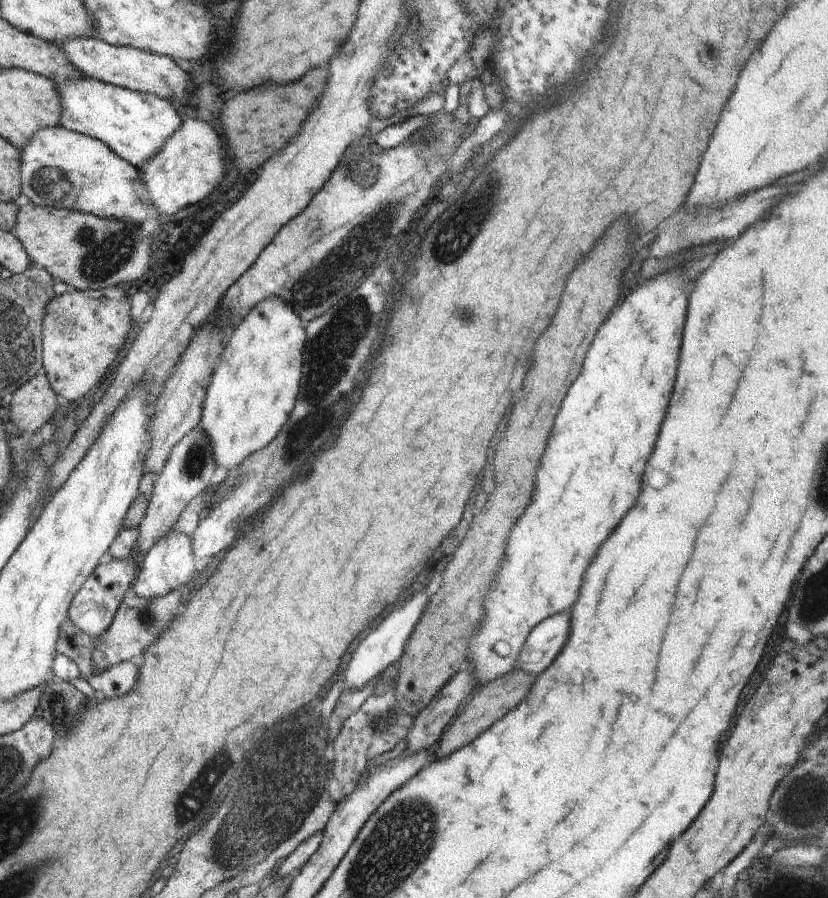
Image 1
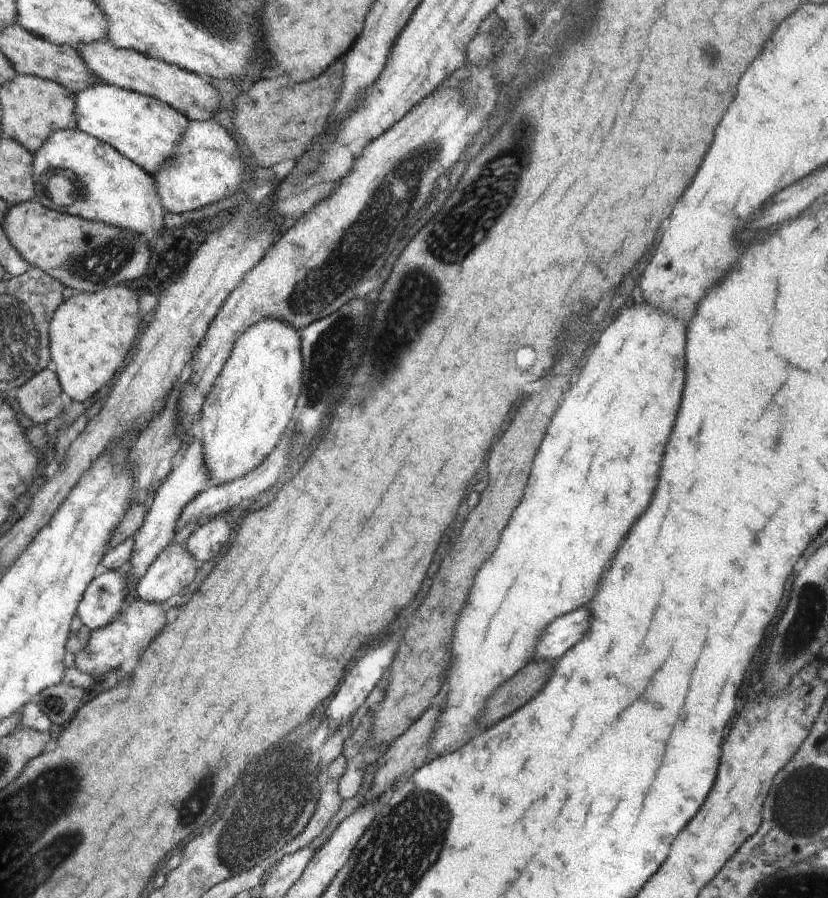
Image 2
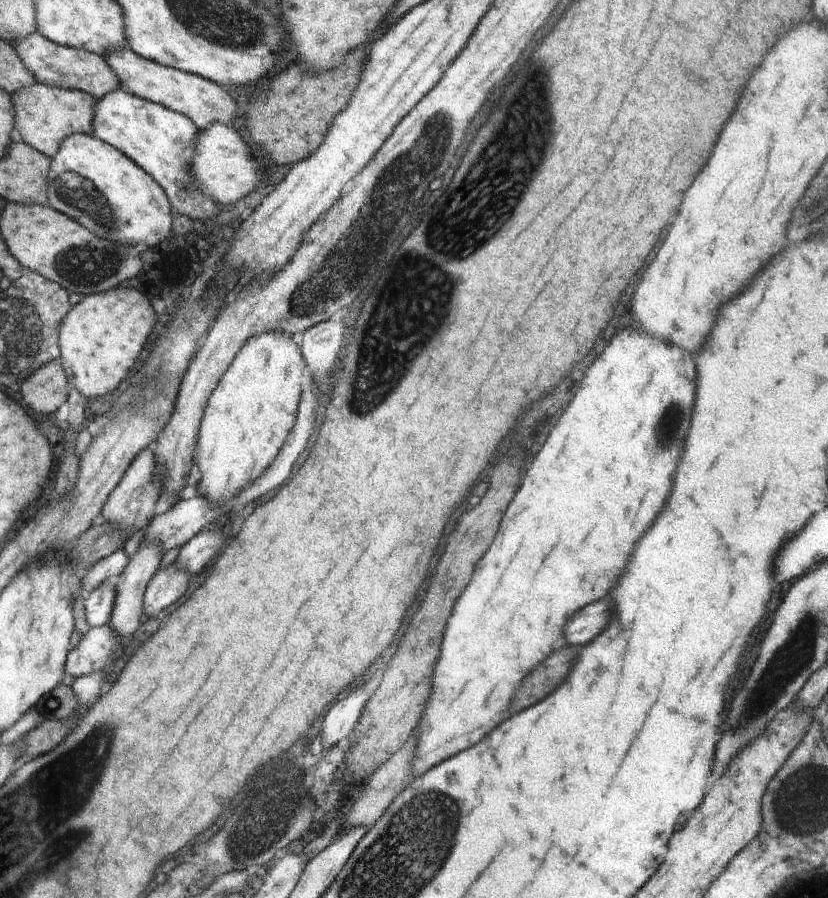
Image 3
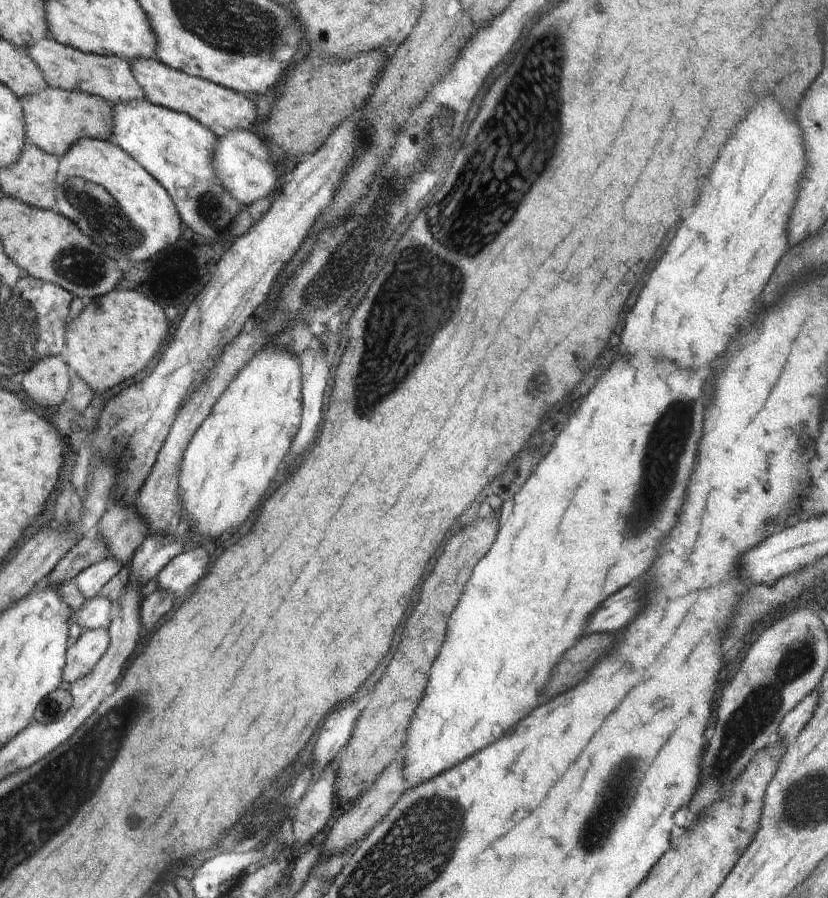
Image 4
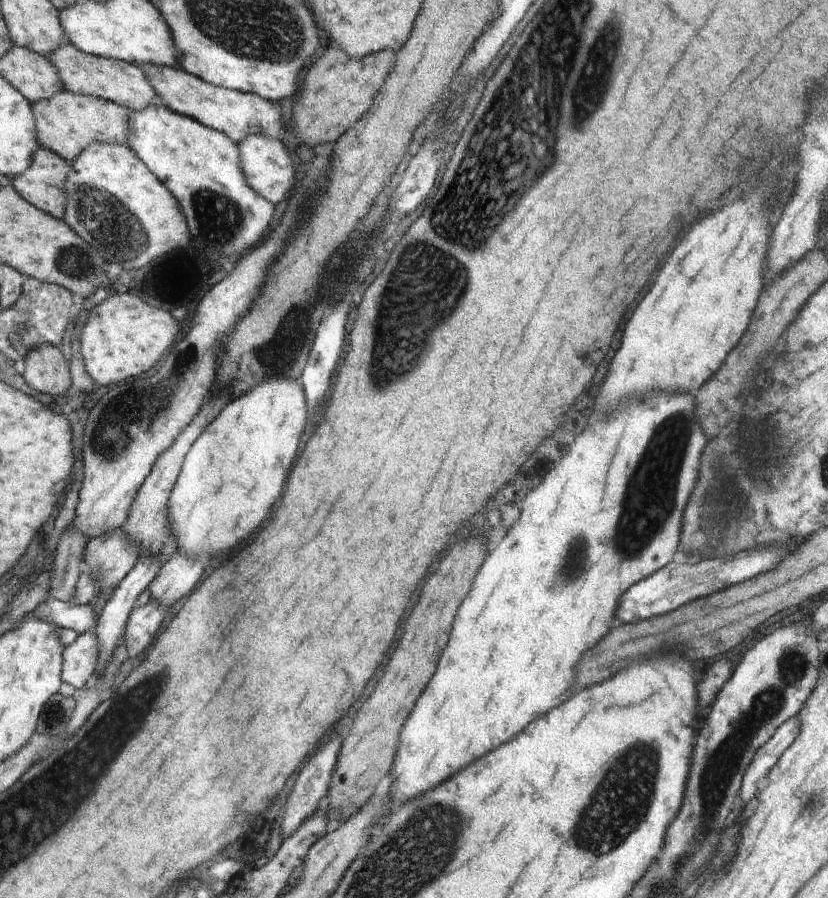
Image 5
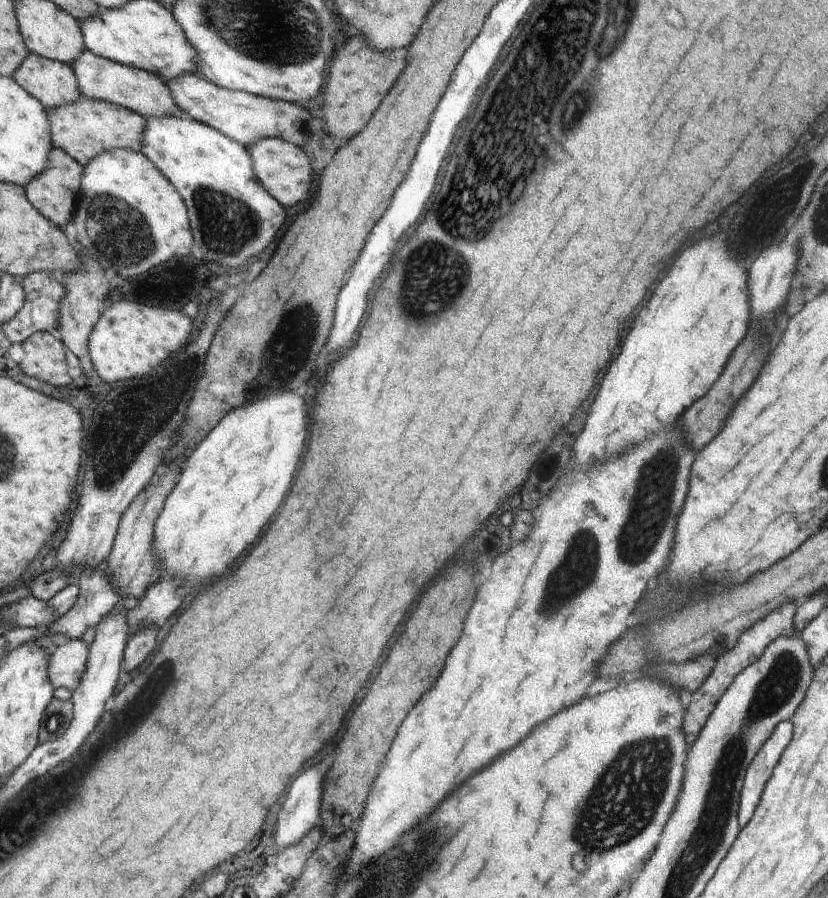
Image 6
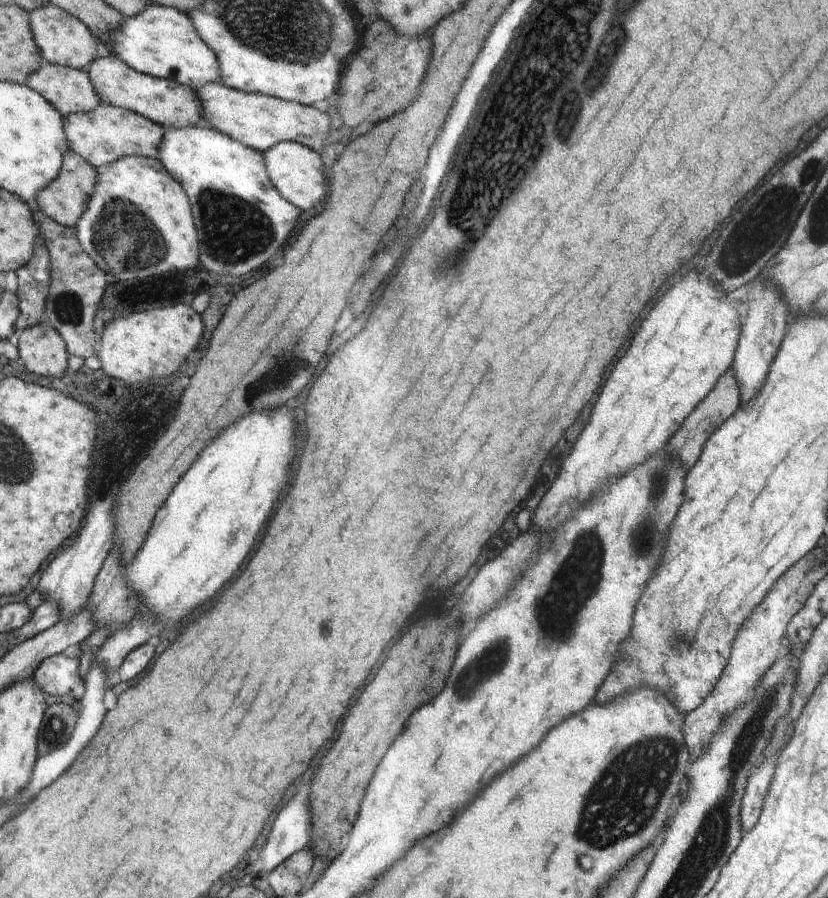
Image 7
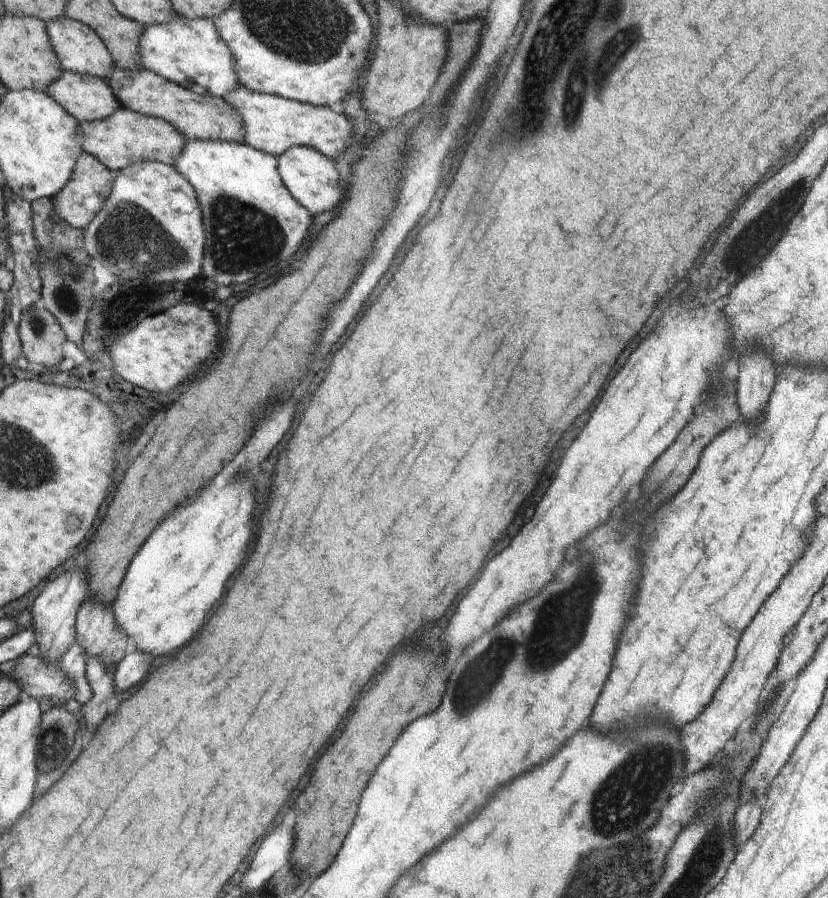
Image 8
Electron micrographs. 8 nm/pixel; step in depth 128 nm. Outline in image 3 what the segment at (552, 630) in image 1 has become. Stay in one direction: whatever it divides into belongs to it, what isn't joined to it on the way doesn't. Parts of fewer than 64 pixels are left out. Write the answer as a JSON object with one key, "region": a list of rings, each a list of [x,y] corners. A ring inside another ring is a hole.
{"region":[[[608,600],[590,603],[576,611],[565,624],[562,644],[582,647],[608,626]]]}

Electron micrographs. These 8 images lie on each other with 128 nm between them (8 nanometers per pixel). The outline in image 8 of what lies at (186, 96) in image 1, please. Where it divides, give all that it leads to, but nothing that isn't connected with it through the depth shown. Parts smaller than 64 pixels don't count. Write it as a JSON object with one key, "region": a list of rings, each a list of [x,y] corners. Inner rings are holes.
{"region":[[[238,87],[222,98],[241,116],[245,143],[256,150],[279,157],[290,147],[304,145],[334,160],[348,148],[352,122],[346,115],[339,114],[330,107],[291,101],[268,93],[255,93],[246,87]]]}

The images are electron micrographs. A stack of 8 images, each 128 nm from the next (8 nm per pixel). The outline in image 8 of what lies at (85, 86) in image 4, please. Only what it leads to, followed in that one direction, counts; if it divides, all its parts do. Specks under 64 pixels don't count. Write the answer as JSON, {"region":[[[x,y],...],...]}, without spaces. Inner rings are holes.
{"region":[[[139,68],[138,71],[114,69],[108,84],[122,102],[122,108],[151,117],[161,118],[172,125],[186,139],[245,143],[244,123],[241,116],[222,97],[196,94],[162,76]]]}

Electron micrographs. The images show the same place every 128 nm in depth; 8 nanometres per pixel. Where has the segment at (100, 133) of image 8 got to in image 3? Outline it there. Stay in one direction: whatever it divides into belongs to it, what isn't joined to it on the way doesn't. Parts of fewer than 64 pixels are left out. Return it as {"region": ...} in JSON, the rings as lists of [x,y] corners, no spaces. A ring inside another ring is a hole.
{"region":[[[34,82],[12,93],[11,101],[15,107],[15,128],[20,132],[22,140],[50,159],[62,149],[63,142],[71,134],[90,135],[93,132],[96,100],[84,91],[49,87]]]}

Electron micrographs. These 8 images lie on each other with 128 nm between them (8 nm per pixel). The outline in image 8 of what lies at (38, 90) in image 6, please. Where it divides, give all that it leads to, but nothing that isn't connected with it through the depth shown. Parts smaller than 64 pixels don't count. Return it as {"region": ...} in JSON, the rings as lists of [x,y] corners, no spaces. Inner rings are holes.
{"region":[[[64,71],[47,91],[80,123],[101,121],[122,107],[111,86],[100,77]]]}

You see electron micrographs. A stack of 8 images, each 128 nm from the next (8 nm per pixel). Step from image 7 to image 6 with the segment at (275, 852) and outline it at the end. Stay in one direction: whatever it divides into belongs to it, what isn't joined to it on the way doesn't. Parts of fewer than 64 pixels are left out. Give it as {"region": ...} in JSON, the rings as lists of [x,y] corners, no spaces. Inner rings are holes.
{"region":[[[316,772],[300,774],[282,804],[276,826],[277,852],[300,842],[319,824],[322,778]]]}

